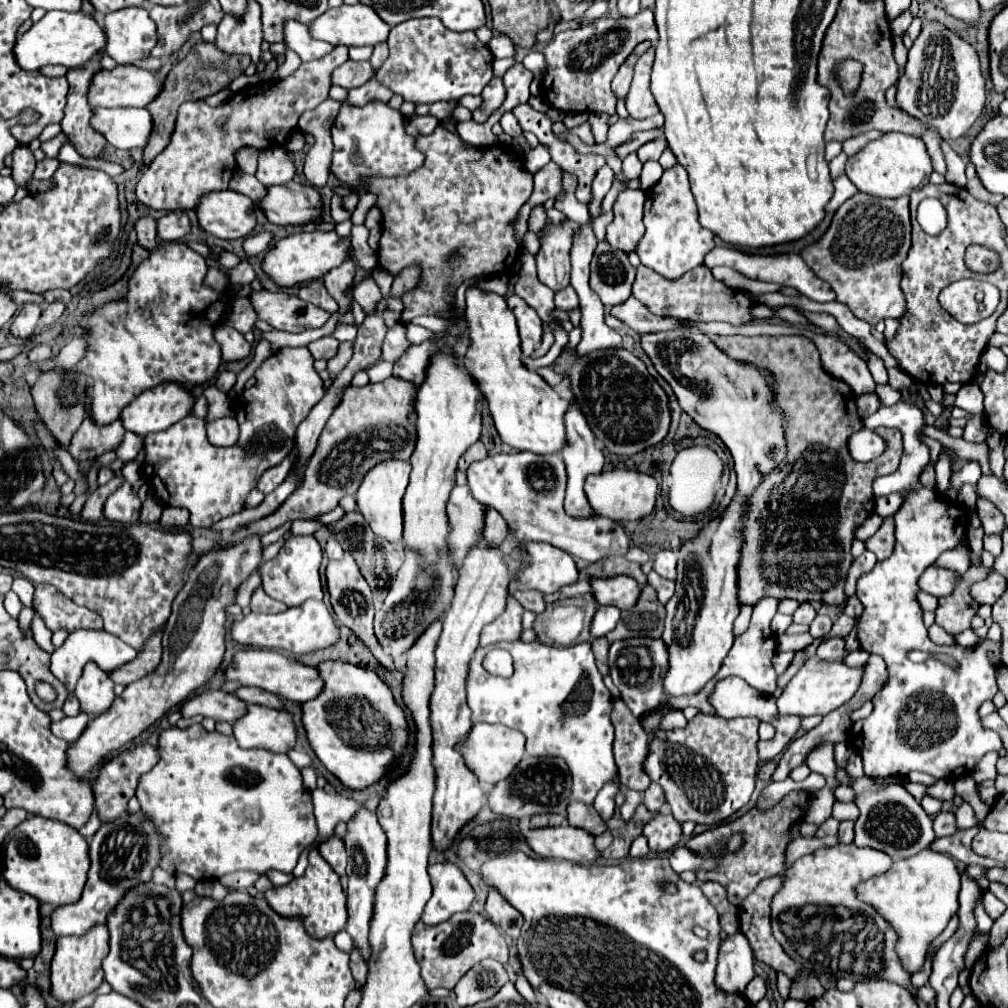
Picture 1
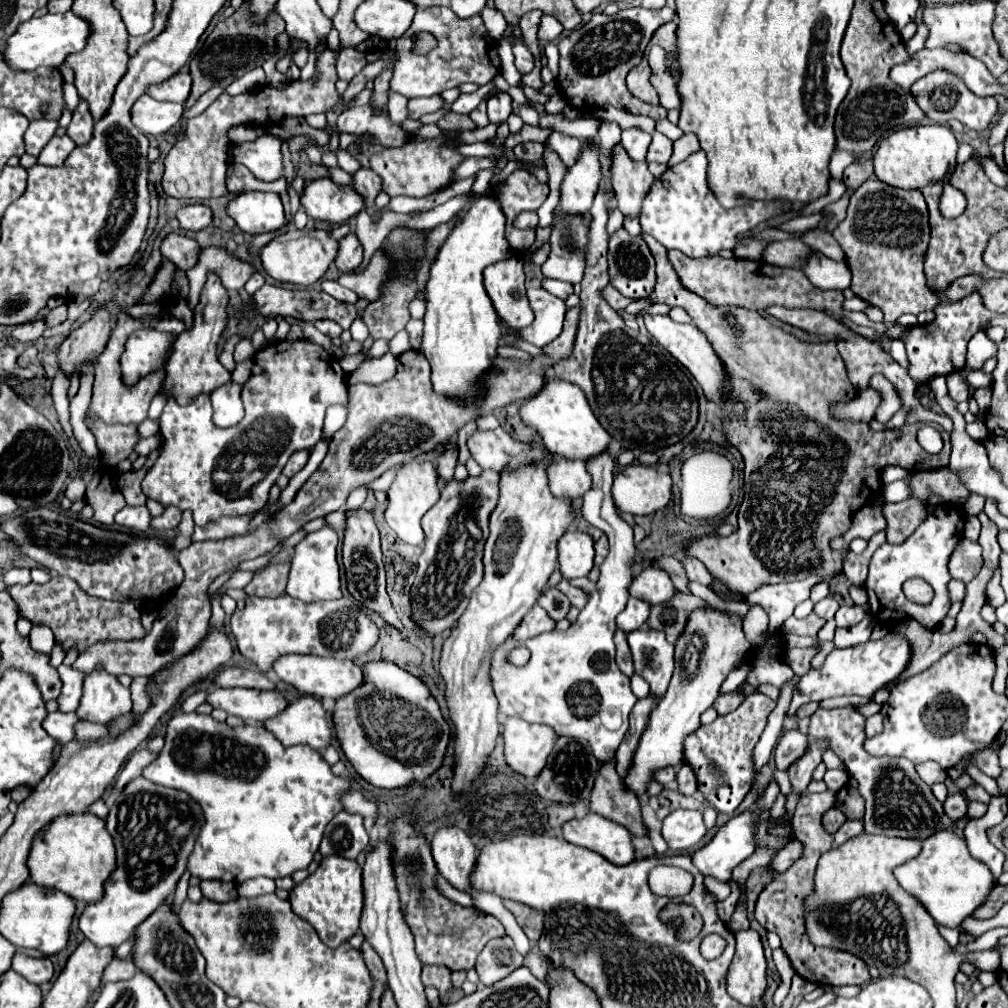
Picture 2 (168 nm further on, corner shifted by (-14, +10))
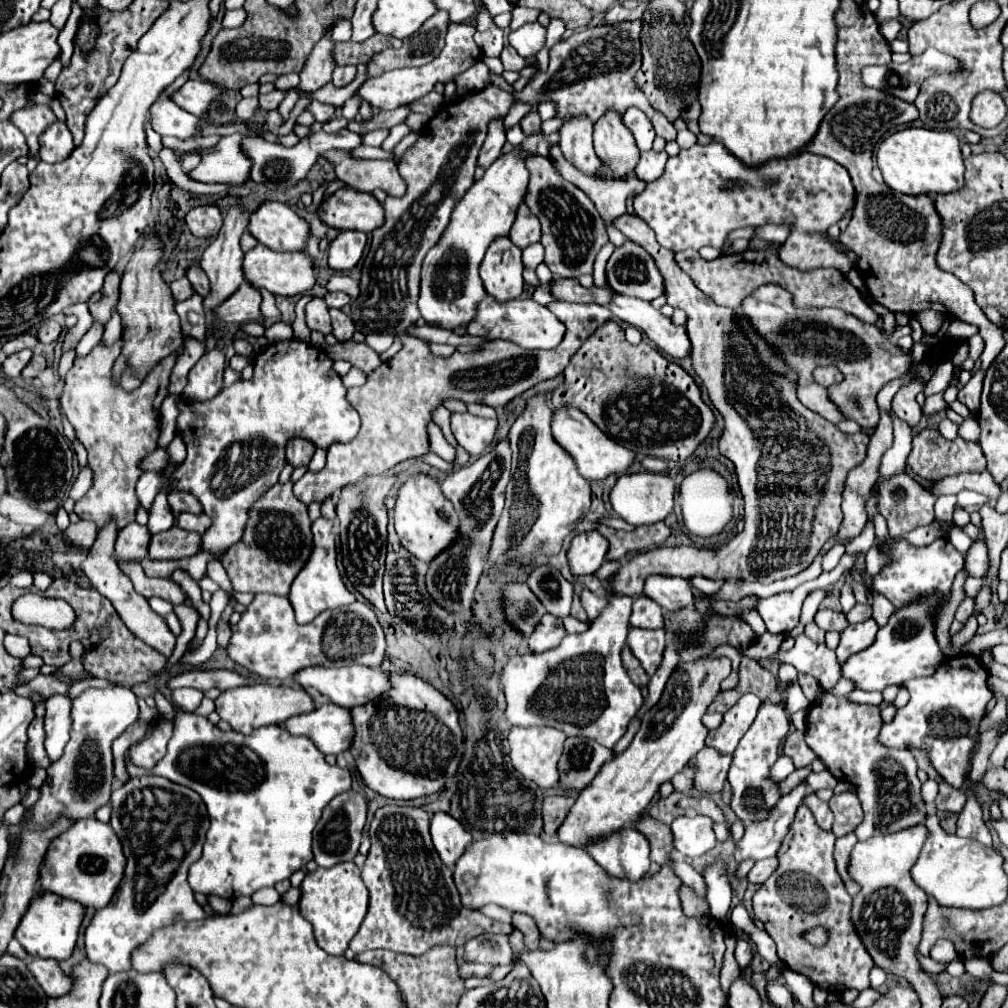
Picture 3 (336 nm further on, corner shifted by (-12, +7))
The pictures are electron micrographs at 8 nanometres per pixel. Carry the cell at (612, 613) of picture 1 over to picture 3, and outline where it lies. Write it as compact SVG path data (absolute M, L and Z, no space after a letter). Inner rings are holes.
M638 596L632 606L630 624L638 628L664 628L664 616L662 606L654 604L648 596Z

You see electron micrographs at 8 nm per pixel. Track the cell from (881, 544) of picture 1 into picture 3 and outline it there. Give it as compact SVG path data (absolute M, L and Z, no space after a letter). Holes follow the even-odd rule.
M900 472L888 480L878 482L878 508L888 522L888 532L892 538L896 538L902 532L910 532L916 526L932 524L934 502L936 502L936 496L930 496L930 492L926 492L926 488L922 488L908 472Z

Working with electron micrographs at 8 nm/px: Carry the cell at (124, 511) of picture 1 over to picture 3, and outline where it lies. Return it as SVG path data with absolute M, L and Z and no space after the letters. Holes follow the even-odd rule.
M132 522L120 530L116 540L116 554L122 562L140 562L146 556L148 544L150 544L148 528Z

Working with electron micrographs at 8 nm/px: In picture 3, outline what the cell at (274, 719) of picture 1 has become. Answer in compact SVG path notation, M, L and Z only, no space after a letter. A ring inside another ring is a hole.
M332 702L318 706L314 712L292 716L286 728L294 736L308 736L320 752L334 756L348 750L354 736L350 712Z

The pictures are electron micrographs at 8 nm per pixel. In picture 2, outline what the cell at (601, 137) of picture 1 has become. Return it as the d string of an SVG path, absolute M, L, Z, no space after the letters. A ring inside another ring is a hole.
M542 115L540 127L554 127L556 131L562 131L562 133L568 133L568 135L580 139L580 141L586 141L586 137L596 139L596 135L600 131L600 121L590 119L590 117L570 121L570 119L564 119L560 115Z

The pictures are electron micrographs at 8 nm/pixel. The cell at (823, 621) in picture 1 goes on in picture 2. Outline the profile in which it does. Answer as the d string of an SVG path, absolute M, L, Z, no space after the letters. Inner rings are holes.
M842 605L836 611L834 619L836 619L836 625L838 627L852 627L852 625L860 623L866 615L868 615L868 605L852 605L852 607Z

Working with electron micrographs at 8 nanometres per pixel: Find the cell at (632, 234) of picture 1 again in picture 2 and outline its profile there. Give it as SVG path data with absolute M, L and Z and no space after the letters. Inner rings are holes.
M620 145L612 149L612 161L612 187L618 199L618 209L626 217L638 217L644 193L652 187L654 177L648 171L646 161L630 161Z

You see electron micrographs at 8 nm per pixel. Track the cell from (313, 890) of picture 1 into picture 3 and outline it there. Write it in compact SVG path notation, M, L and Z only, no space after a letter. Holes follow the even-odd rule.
M342 862L334 868L316 868L312 874L306 874L302 882L302 898L300 898L300 912L302 916L314 926L314 938L318 946L328 952L330 956L342 956L352 940L352 936L358 932L364 916L368 910L368 892L360 876L360 868L354 862Z

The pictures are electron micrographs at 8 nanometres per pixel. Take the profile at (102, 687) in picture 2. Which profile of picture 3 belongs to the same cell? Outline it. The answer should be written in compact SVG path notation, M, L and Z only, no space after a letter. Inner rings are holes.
M88 688L84 690L74 702L70 710L72 730L70 742L64 748L64 754L48 766L48 782L40 788L38 802L28 808L30 818L24 826L10 824L8 826L8 844L10 854L18 854L20 834L22 830L46 830L58 818L94 818L96 810L110 802L112 794L112 780L114 780L114 766L112 766L112 742L132 724L138 720L138 704L136 696L130 688Z

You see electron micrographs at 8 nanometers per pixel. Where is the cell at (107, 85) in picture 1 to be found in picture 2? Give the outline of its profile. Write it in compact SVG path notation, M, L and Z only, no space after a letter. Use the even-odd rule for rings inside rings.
M180 71L176 77L168 77L168 81L162 81L160 85L152 85L146 95L154 97L156 101L174 101L174 103L184 103L190 93L192 79L188 73Z

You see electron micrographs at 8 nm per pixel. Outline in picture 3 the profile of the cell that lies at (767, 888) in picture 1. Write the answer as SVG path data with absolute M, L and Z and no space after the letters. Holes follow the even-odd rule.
M804 804L798 808L794 822L782 846L778 848L778 868L772 872L758 892L754 894L754 916L762 920L764 930L778 946L778 958L794 972L810 978L818 988L824 990L846 990L870 988L868 974L874 966L874 960L866 952L854 922L850 922L850 904L852 898L844 888L840 874L834 864L834 842L832 832L822 830L810 808ZM812 926L830 928L830 940L826 946L816 948L802 938L802 932Z

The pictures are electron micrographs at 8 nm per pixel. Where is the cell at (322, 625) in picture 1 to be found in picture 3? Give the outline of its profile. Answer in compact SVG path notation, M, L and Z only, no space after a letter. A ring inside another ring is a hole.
M256 594L240 622L232 626L228 656L260 678L286 680L308 666L380 666L386 656L386 638L374 608L362 600L326 610L308 624L298 624L288 598Z

